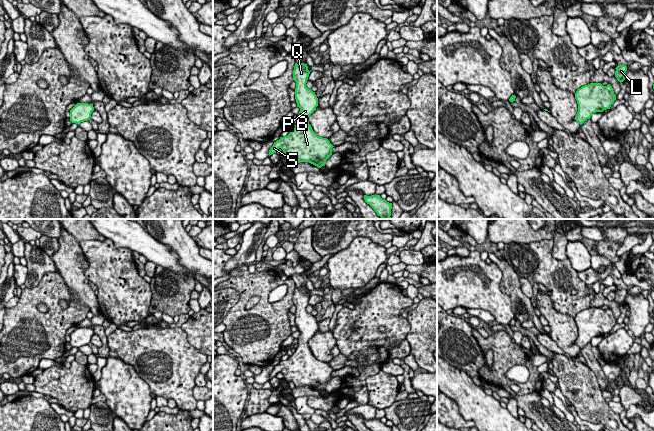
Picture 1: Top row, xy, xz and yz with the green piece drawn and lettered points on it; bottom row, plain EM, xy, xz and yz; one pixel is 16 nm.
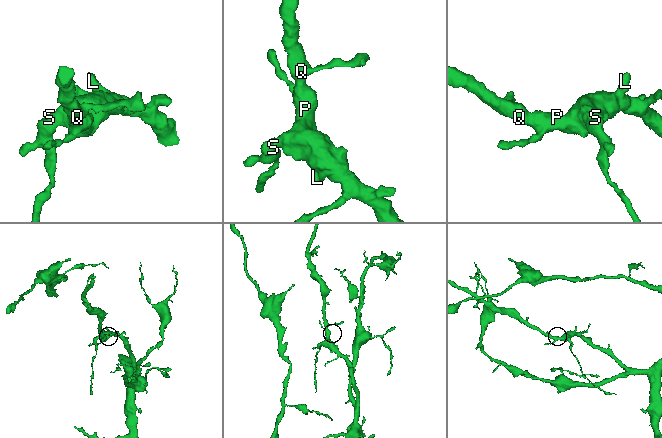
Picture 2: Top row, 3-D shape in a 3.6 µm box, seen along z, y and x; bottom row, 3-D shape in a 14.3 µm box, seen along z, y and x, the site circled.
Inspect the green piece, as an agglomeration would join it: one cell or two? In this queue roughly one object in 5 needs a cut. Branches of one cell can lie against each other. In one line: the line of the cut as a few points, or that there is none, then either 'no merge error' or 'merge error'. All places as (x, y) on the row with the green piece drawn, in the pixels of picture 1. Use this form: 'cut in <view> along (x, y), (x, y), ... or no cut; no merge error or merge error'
no cut; no merge error

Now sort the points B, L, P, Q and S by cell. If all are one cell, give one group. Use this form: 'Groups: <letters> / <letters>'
Groups: B L P Q S

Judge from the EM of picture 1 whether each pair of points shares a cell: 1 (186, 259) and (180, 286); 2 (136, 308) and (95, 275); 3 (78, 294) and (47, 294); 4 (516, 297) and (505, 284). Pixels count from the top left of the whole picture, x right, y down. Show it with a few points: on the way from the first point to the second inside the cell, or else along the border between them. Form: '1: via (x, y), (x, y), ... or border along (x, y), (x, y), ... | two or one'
1: border along (192, 276), (195, 280) | two
2: via (126, 298), (105, 277) | one
3: border along (60, 273), (70, 297), (85, 305), (88, 310) | two
4: via (515, 294), (508, 287) | one

